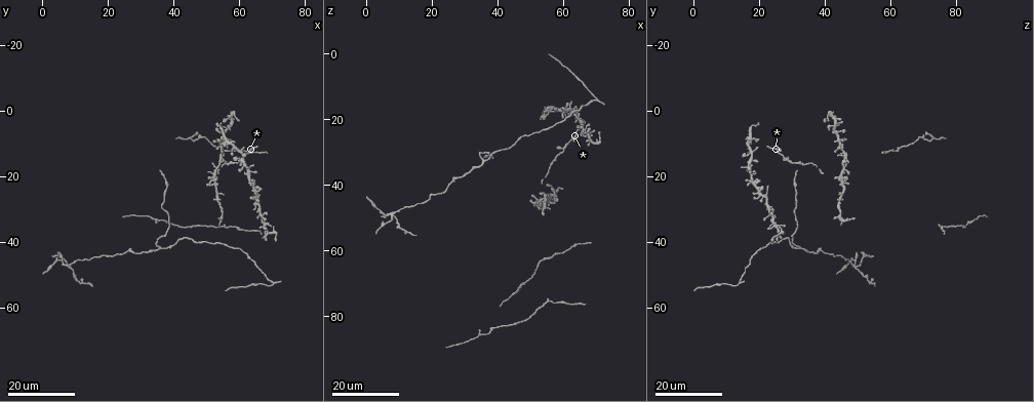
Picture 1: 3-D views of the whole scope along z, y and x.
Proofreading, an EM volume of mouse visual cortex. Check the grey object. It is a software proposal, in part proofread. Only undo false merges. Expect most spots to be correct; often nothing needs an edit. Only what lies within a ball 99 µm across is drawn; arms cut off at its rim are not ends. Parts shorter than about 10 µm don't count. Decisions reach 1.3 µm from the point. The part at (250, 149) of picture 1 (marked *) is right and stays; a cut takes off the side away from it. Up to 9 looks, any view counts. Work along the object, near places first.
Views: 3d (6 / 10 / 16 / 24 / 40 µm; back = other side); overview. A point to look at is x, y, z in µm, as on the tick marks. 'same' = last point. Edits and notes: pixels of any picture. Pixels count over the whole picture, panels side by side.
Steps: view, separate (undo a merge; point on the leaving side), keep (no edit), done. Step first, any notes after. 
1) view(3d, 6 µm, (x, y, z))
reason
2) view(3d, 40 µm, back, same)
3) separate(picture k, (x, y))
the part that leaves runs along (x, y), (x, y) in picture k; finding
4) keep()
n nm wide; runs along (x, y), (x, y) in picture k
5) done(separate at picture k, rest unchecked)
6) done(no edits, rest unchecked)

view(3d, 24 µm, (68.0, 37.5, 26.5))
four-way junction

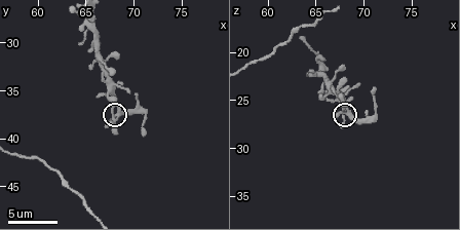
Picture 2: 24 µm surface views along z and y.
view(3d, 6 µm, (68.4, 37.6, 26.4))

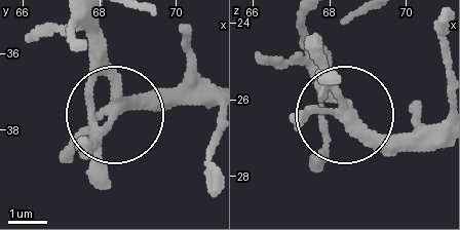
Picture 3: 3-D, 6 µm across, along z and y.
keep()
runs along (77, 17), (116, 112), (211, 106) in picture 3; one neuron here

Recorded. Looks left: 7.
view(3d, 24 µm, (54.0, 16.0, 46.0))
sudden change in width

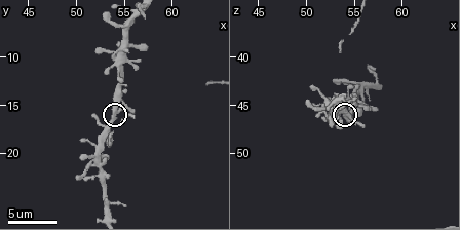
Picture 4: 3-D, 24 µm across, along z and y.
view(3d, 10 µm, same)

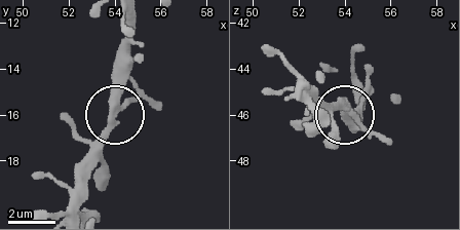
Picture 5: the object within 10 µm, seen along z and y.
keep()
all the same neuron

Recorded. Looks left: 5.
view(3d, 16 µm, (36.0, 41.5, 32.5))
three arms meet

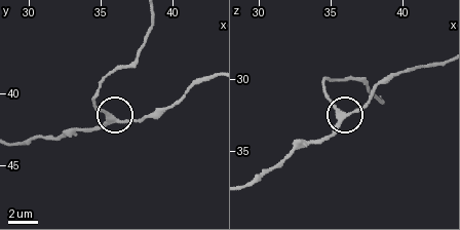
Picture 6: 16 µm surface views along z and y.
view(3d, 10 µm, (35.6, 41.8, 32.6))
closer look

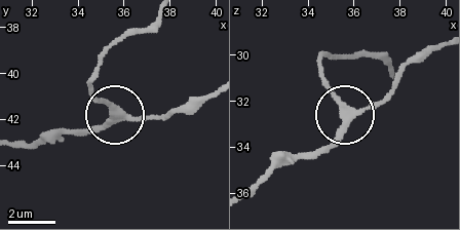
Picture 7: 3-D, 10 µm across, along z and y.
keep()
3 arms; one neuron here

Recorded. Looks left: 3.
view(3d, 24 µm, (7.0, 47.0, 49.0))
four or more arms meet

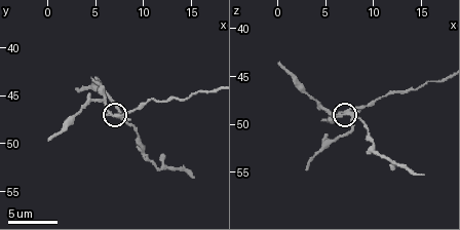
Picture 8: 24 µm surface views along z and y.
view(3d, 10 µm, (7.4, 47.0, 49.0))

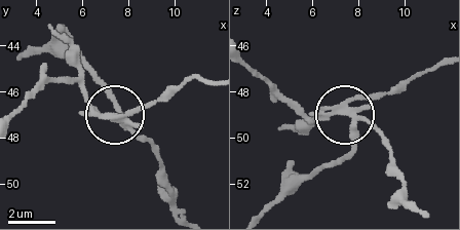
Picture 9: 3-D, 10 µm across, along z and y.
separate(picture 9, (138, 136))
the part that leaves runs along (111, 117), (147, 143), (180, 212) in picture 9; two neurons meet here

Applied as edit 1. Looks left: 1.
done(separate at picture 9, rest unchecked)

